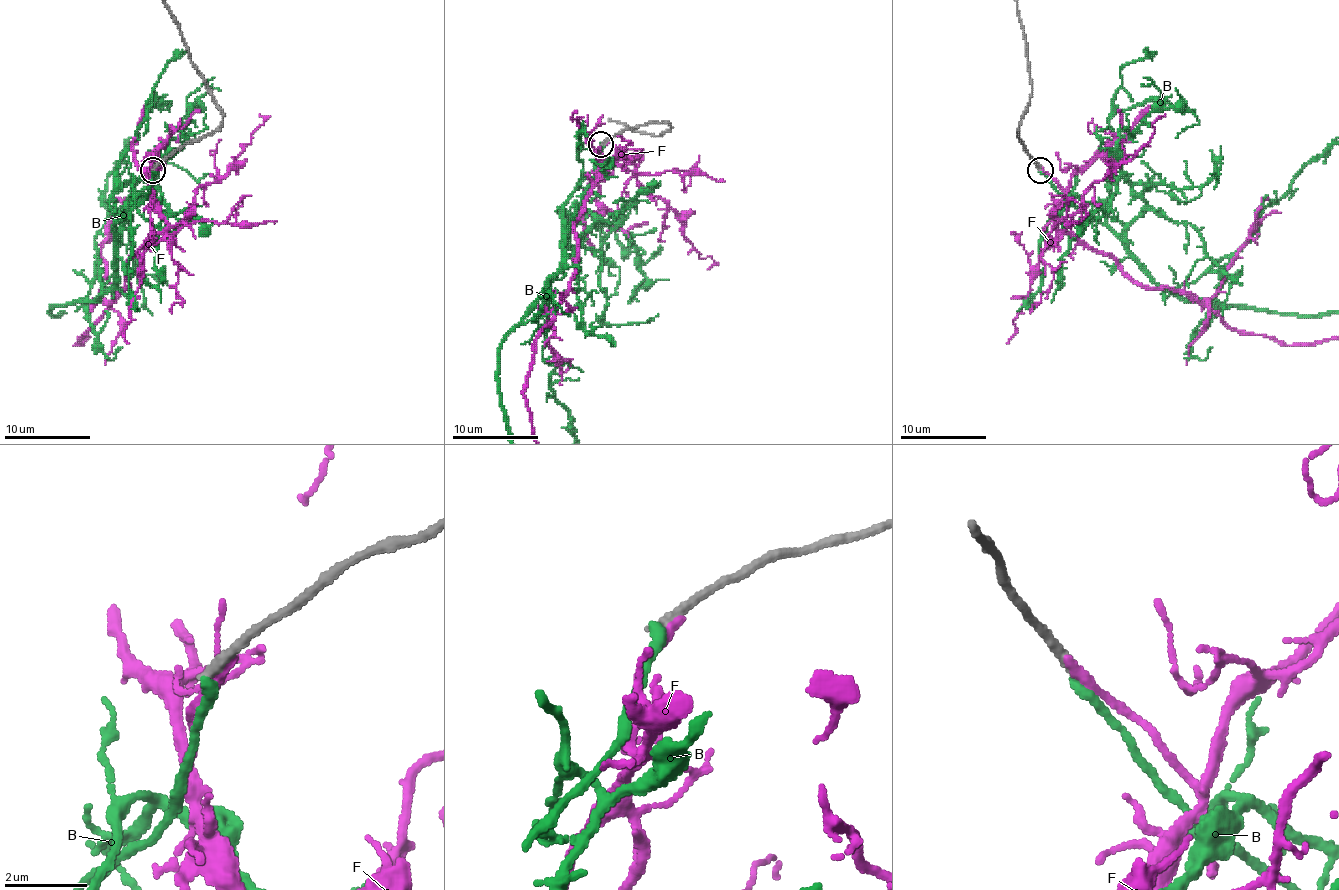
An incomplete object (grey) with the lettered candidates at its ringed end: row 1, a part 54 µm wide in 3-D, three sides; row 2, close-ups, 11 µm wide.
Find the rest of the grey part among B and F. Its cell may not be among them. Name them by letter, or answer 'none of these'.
none of these

